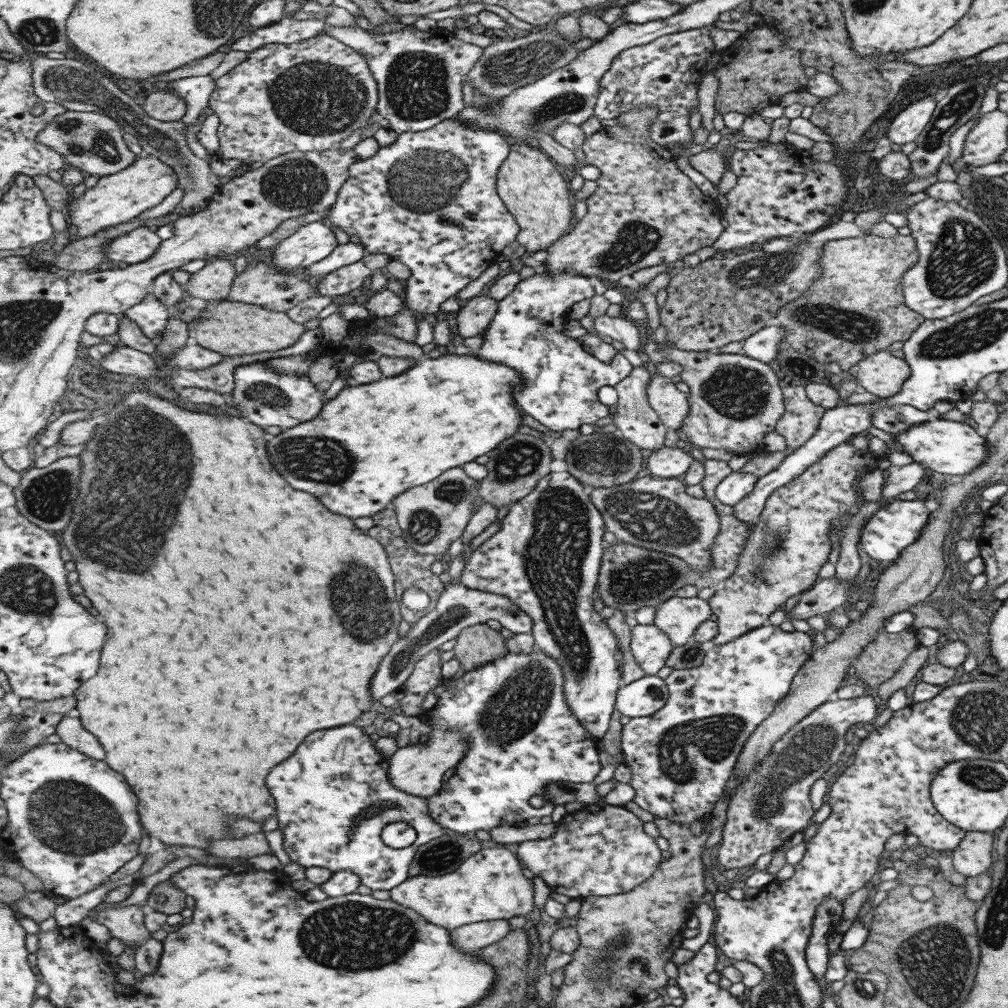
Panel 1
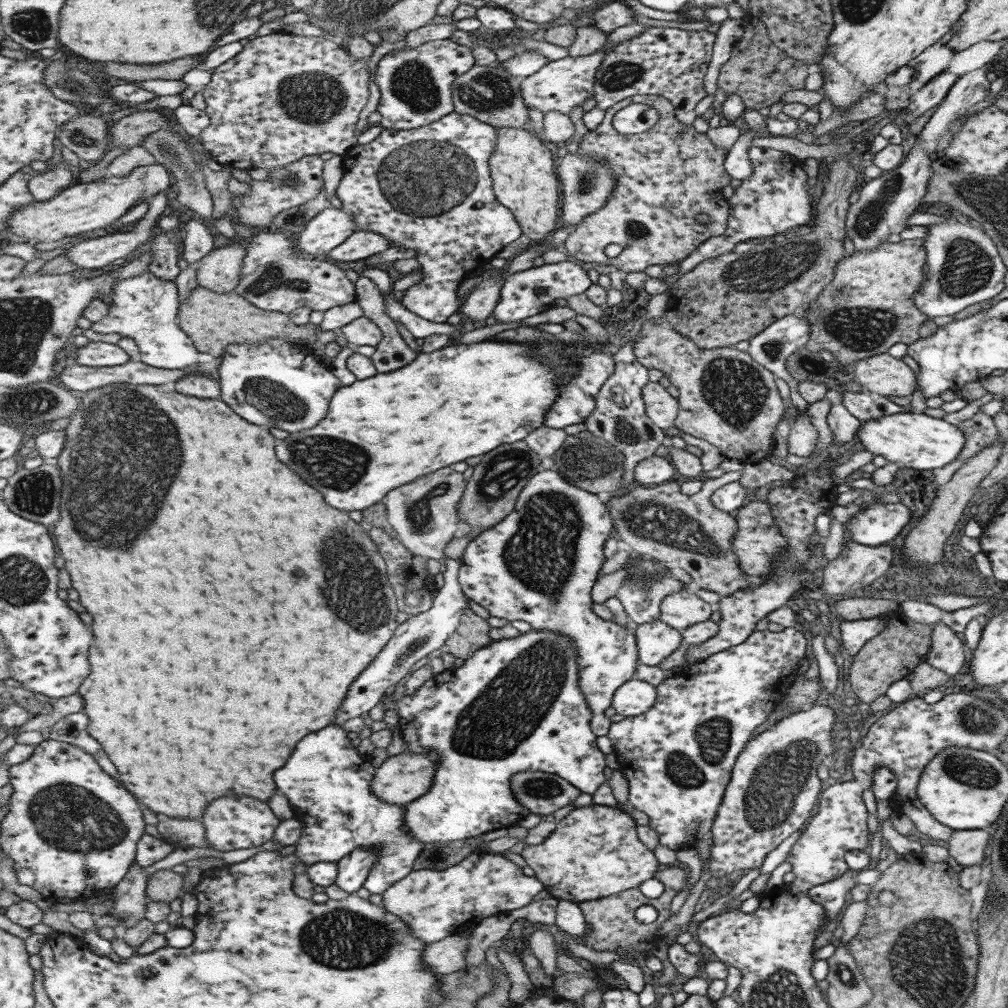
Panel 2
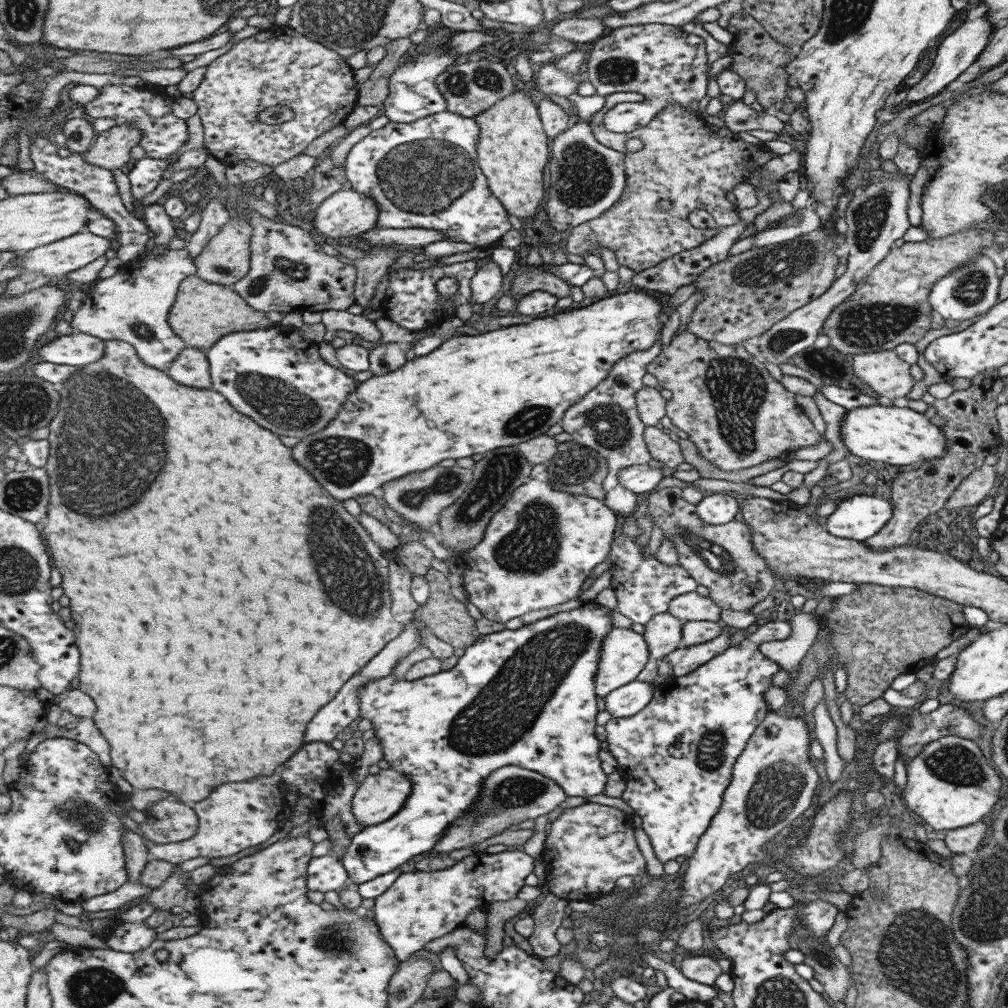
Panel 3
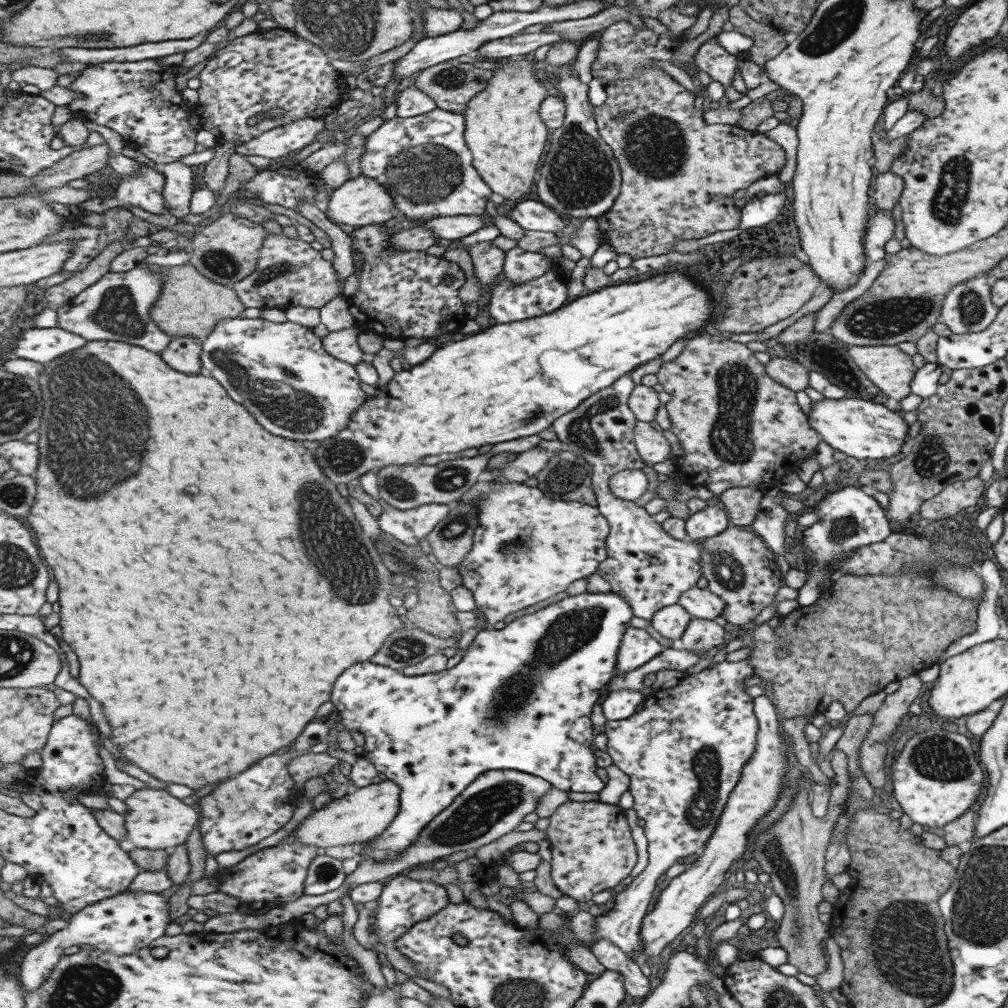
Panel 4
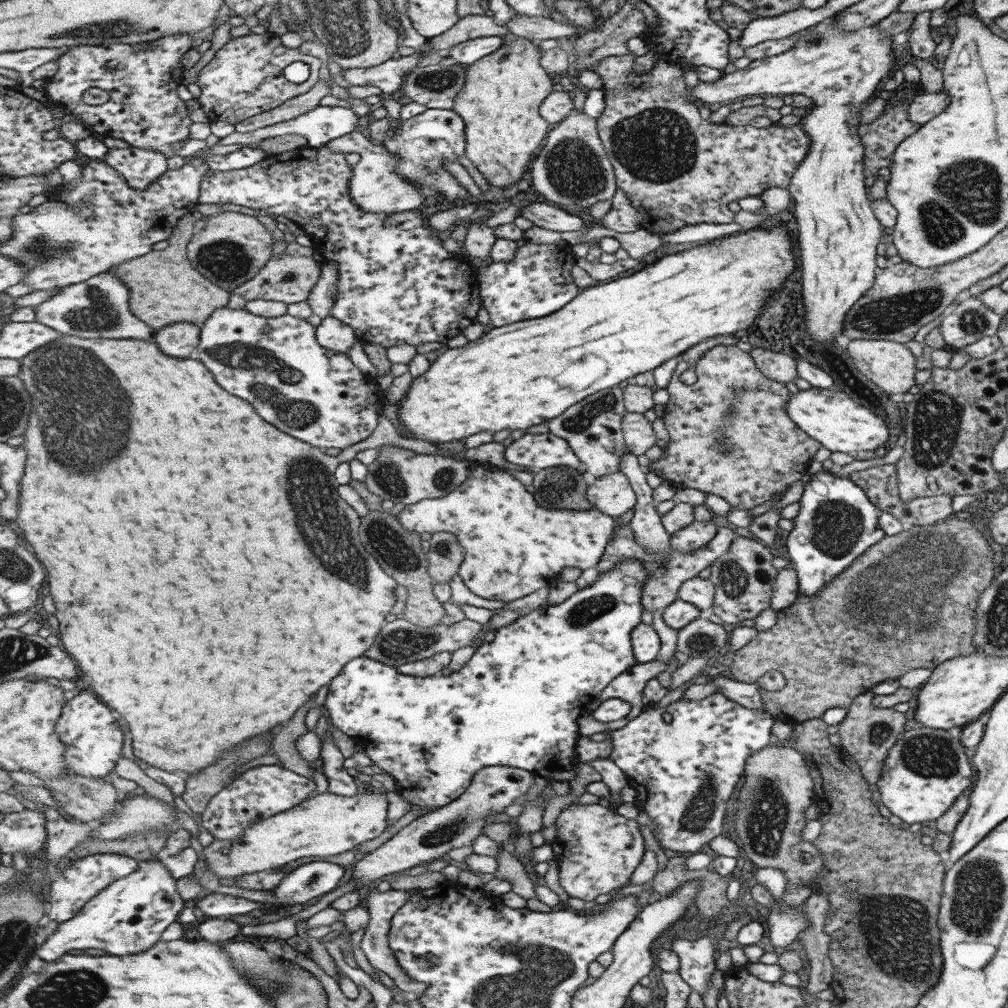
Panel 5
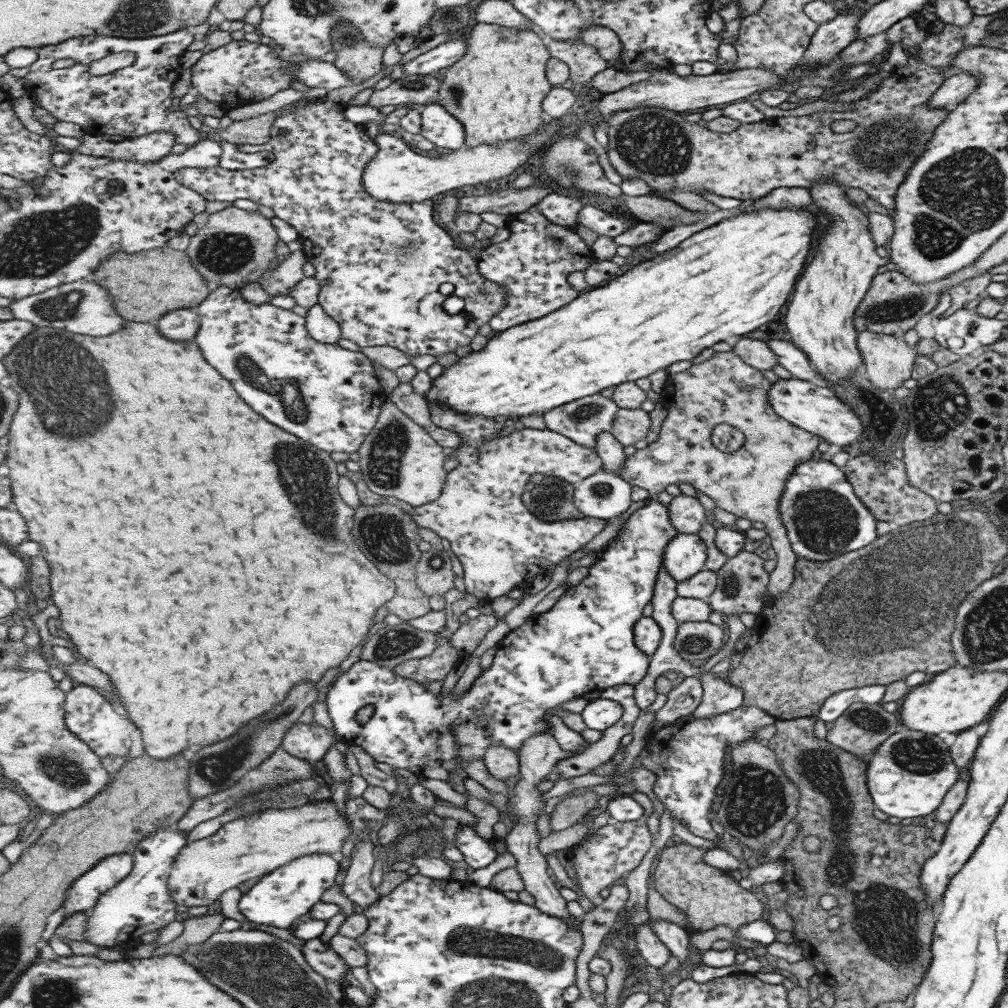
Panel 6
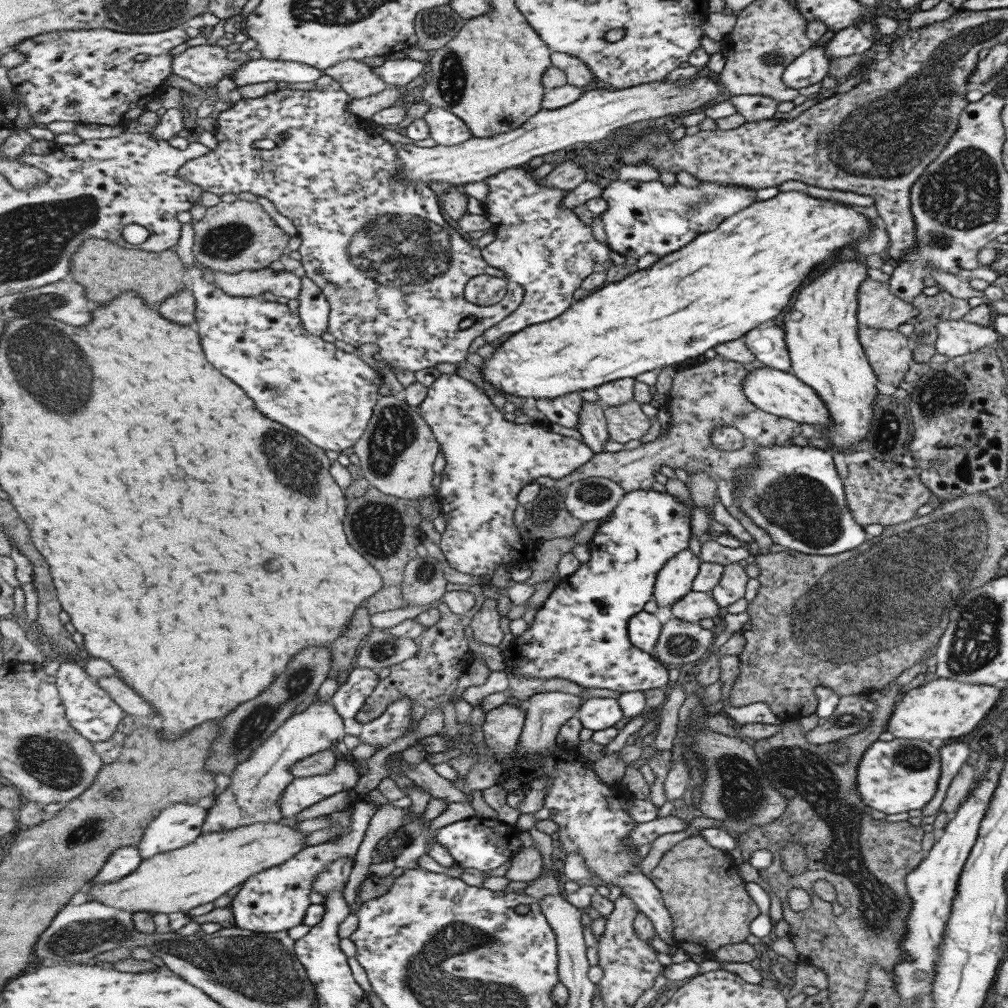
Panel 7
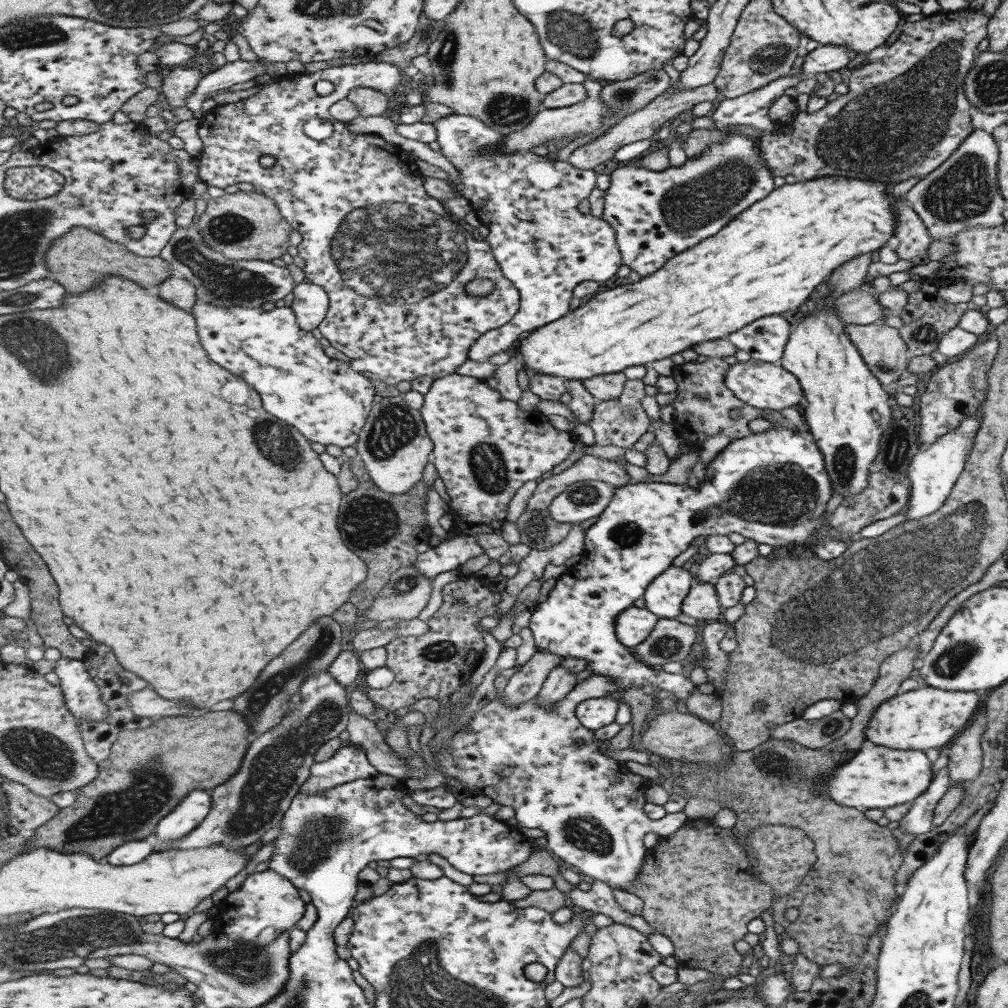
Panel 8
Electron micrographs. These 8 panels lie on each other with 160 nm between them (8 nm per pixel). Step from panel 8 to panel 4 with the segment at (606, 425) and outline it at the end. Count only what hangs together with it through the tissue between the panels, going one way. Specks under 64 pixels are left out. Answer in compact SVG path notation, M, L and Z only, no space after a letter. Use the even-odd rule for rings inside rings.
M634 422L634 445L645 464L663 462L669 456L667 440L657 430L653 430L648 422Z

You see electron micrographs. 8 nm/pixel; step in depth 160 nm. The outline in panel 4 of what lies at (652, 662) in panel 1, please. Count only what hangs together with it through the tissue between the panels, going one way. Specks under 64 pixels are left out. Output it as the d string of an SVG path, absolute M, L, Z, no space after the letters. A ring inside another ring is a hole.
M679 604L663 607L650 618L650 625L660 636L674 641L681 637L692 618Z

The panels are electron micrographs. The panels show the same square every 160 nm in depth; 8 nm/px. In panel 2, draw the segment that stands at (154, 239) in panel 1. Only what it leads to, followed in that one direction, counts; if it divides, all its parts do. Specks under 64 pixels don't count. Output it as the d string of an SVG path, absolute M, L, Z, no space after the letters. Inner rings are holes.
M164 191L157 193L149 202L149 212L136 224L136 228L133 231L127 233L113 231L102 237L95 237L78 242L72 247L69 247L63 255L68 256L80 269L86 268L87 270L91 270L91 268L95 268L102 270L110 268L111 262L115 262L119 258L130 258L130 254L133 254L136 250L147 250L151 245L157 228L157 222L162 217L161 214L163 214L167 202L169 200L167 200L167 195L165 195Z

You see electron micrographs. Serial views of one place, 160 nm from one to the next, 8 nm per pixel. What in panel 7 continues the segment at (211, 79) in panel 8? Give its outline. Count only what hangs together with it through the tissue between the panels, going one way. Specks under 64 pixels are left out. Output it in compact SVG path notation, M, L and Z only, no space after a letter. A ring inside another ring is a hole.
M260 58L239 65L232 78L236 87L263 82L317 83L325 75L324 70L302 62L267 60Z

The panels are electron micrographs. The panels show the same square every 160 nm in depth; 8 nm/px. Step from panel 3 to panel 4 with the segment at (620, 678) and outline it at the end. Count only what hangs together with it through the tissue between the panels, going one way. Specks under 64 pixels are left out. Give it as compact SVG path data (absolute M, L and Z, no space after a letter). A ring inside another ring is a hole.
M639 628L627 630L627 638L622 638L621 646L619 646L619 657L614 676L645 665L647 661L657 657L662 649L661 644L653 640L645 630L639 630Z

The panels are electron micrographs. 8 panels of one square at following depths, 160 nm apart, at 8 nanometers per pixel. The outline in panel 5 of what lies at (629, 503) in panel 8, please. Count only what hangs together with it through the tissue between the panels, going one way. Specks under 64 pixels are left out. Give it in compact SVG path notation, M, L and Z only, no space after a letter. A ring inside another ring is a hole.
M830 471L811 474L798 499L799 511L792 518L793 528L786 533L785 550L797 576L796 596L817 596L833 576L843 570L885 534L877 526L880 510L869 502L866 494L848 478ZM623 559L623 562L619 562L611 572L601 574L599 582L591 584L585 590L579 589L563 603L539 607L518 618L515 623L499 629L491 643L483 642L461 669L451 672L449 675L437 674L421 678L418 675L403 674L398 667L379 662L365 655L354 658L346 664L342 673L338 674L328 686L325 708L328 711L330 722L334 728L351 737L356 745L360 745L373 763L395 780L399 794L412 802L412 810L429 807L441 808L451 804L451 801L457 800L466 792L467 787L480 770L493 765L517 767L543 777L549 782L556 780L569 783L575 778L575 766L579 762L578 759L575 759L575 751L573 751L575 740L581 736L577 718L589 712L591 701L598 699L603 690L615 680L615 677L621 676L623 672L631 669L637 663L632 653L629 634L639 624L642 606L641 586L645 581L647 581L647 570L639 559Z

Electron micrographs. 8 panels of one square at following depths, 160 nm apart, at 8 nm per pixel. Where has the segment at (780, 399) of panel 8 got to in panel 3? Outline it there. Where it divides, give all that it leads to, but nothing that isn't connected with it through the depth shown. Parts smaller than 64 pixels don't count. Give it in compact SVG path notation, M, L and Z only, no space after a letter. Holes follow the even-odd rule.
M878 403L845 411L840 423L839 436L843 446L857 458L905 466L937 458L948 445L940 430L929 419L908 407L882 406Z

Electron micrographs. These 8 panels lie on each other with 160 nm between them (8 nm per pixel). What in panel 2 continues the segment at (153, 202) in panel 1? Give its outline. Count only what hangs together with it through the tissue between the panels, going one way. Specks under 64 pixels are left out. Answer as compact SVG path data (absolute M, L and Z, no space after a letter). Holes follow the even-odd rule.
M159 163L138 167L127 176L109 175L99 181L74 183L54 199L33 201L18 208L9 220L9 231L20 238L56 244L65 236L77 236L99 228L111 227L117 220L121 220L132 206L141 201L149 203L157 193L167 190L169 184L171 184L171 172Z

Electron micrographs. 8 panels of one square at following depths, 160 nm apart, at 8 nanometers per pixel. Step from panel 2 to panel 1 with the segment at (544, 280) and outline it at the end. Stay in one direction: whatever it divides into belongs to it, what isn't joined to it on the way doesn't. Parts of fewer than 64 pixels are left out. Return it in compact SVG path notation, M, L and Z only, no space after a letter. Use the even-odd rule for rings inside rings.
M544 271L544 273L535 273L520 280L515 288L499 301L497 314L484 334L485 342L475 353L485 362L497 362L497 364L505 364L509 368L518 370L524 376L522 382L516 384L516 388L514 388L514 395L518 403L525 413L555 432L561 432L565 428L579 429L583 424L593 424L601 418L609 416L609 413L612 412L611 406L607 406L599 400L599 390L603 386L614 387L633 369L621 354L615 354L613 362L605 364L597 356L587 352L576 338L570 338L561 333L565 328L565 323L569 320L571 306L595 296L594 279L573 271L560 272L556 275Z

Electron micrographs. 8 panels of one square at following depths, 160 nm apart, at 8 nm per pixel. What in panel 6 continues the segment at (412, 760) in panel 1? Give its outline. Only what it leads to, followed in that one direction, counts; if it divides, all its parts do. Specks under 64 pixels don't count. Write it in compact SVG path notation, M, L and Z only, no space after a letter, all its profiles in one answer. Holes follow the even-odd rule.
M329 799L299 808L269 808L228 822L210 838L185 846L177 855L168 876L173 900L181 906L209 906L229 888L269 874L295 859L311 853L333 853L339 857L352 828L337 804Z

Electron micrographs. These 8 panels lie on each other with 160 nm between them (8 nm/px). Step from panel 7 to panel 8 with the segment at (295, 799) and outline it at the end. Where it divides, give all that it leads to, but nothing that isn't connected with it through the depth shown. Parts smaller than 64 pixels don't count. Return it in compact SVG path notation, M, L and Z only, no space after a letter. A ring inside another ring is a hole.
M345 743L329 760L312 766L311 776L299 793L321 794L359 777L371 777L373 773L366 750L362 746Z

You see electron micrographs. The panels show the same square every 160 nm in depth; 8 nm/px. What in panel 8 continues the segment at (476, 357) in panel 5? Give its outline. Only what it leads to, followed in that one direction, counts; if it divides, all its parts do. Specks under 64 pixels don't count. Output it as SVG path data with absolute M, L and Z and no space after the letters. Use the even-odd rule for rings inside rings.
M825 175L824 177L814 178L813 180L795 181L791 184L782 184L767 194L765 198L759 199L757 202L748 206L742 213L735 216L719 233L711 237L704 238L699 244L684 250L677 257L670 258L662 268L656 270L650 276L640 278L635 283L627 285L615 286L612 289L603 291L589 301L581 304L575 310L572 310L565 317L542 326L529 336L525 337L520 343L517 350L519 364L523 368L529 369L533 373L545 373L546 375L555 375L567 379L575 379L584 382L585 379L609 374L622 372L627 369L627 366L643 366L646 363L651 363L663 358L670 358L671 354L680 353L685 348L690 348L691 345L698 342L705 342L713 339L727 338L730 332L739 330L742 326L753 322L755 319L767 316L776 315L788 310L795 310L803 304L817 284L823 282L823 278L827 274L834 272L836 268L844 262L849 262L852 258L873 252L877 248L881 248L895 229L895 214L894 201L897 199L889 196L886 190L893 184L885 184L881 181L871 179L856 179L847 177L832 177Z

